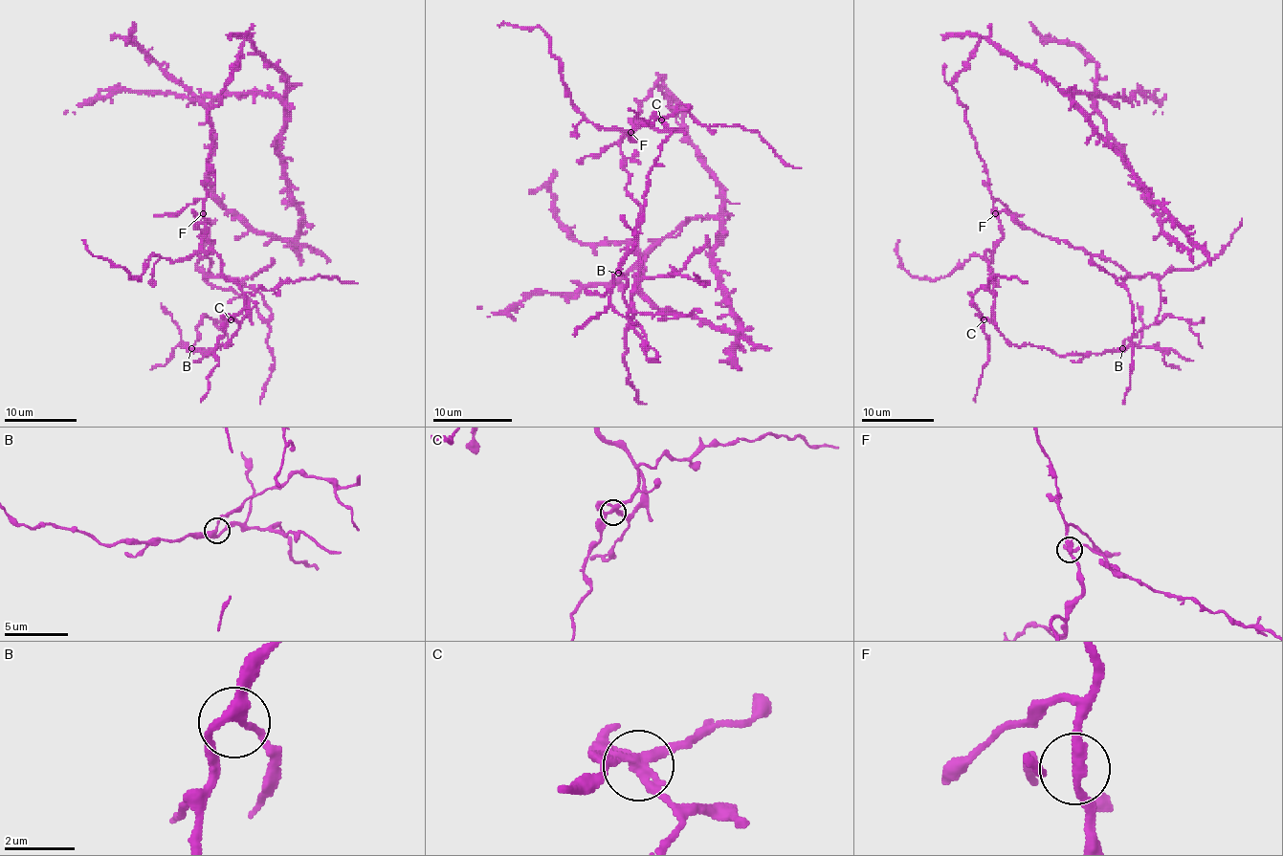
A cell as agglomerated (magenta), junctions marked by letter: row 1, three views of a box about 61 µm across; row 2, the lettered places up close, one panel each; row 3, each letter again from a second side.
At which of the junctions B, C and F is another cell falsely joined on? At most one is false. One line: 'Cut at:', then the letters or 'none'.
Cut at: C

